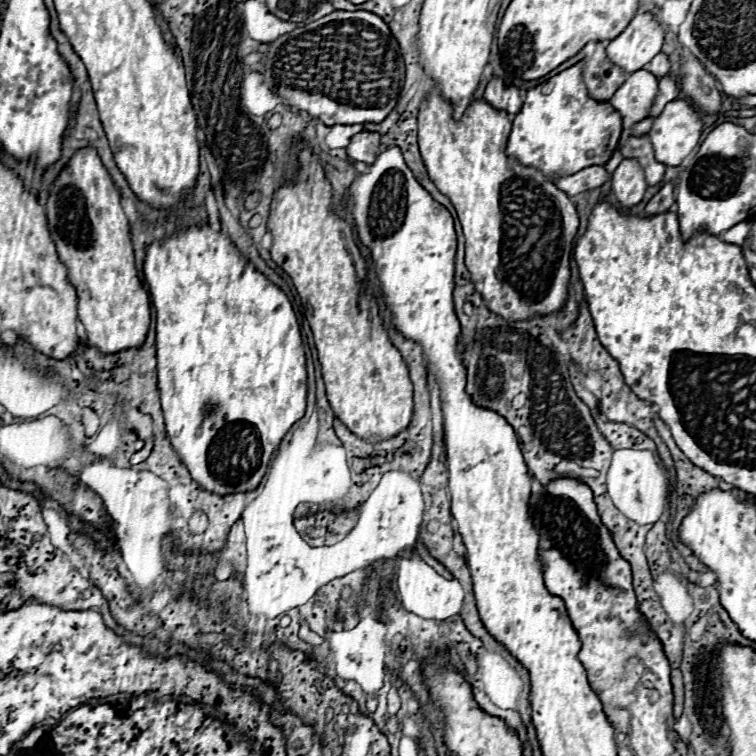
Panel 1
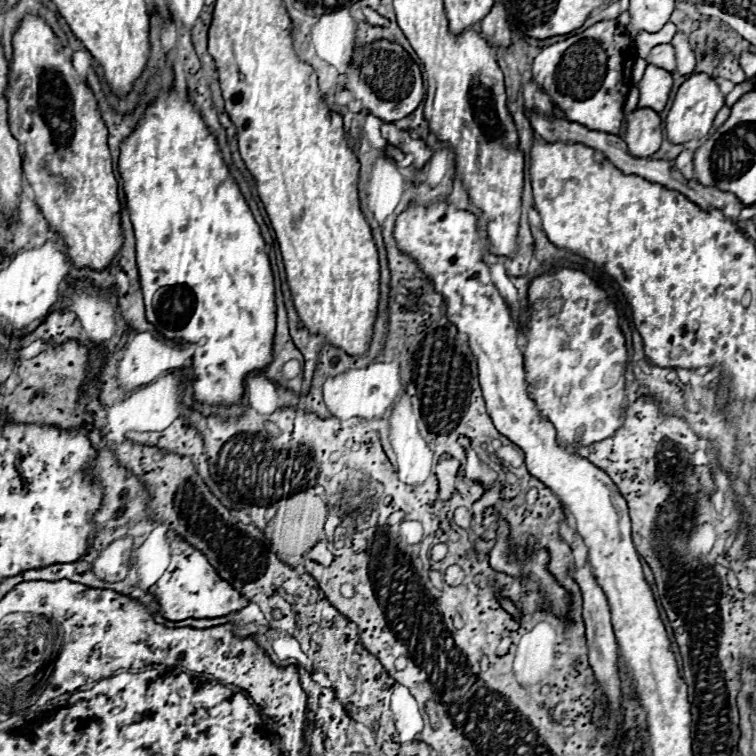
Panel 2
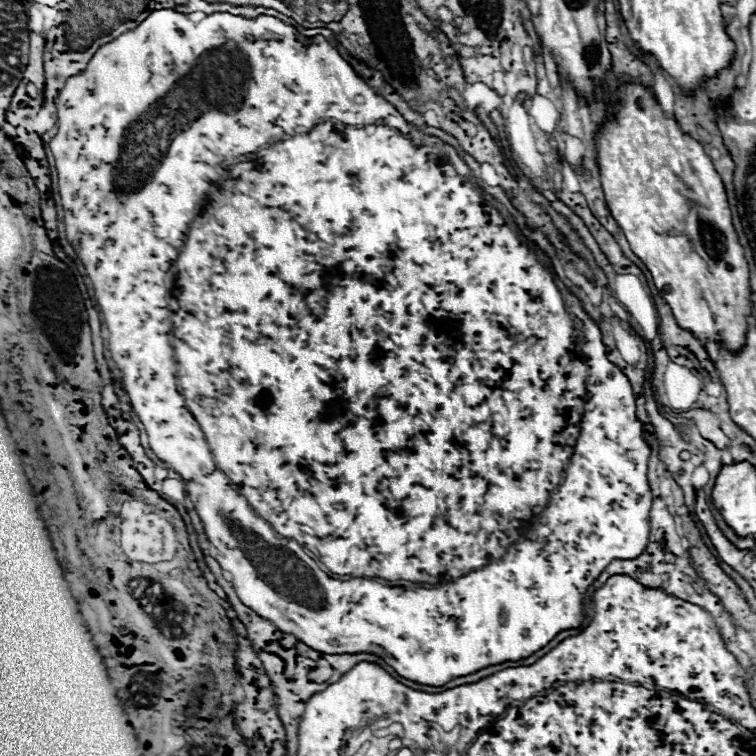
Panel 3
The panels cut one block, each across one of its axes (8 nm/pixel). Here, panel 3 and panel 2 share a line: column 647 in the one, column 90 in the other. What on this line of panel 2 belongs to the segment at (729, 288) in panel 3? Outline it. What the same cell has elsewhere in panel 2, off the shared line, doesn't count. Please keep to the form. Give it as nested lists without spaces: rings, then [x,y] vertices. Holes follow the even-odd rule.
[[[24,16],[24,20],[20,22],[18,30],[14,32],[12,36],[12,62],[8,66],[8,120],[10,120],[10,130],[14,134],[14,138],[20,142],[20,152],[22,152],[22,170],[24,170],[24,178],[30,182],[30,186],[34,188],[36,192],[36,204],[38,208],[42,210],[42,214],[46,216],[48,224],[64,238],[66,246],[68,246],[68,254],[74,262],[76,268],[92,268],[92,270],[104,270],[110,266],[112,258],[118,254],[120,250],[120,202],[118,202],[118,182],[114,178],[114,172],[112,172],[112,160],[110,160],[110,150],[108,150],[108,130],[106,130],[106,124],[98,112],[98,102],[92,94],[92,90],[80,82],[78,74],[74,72],[74,66],[72,62],[66,58],[66,52],[64,52],[64,46],[58,42],[56,34],[52,32],[52,28],[48,26],[48,22],[42,18],[42,16]]]

